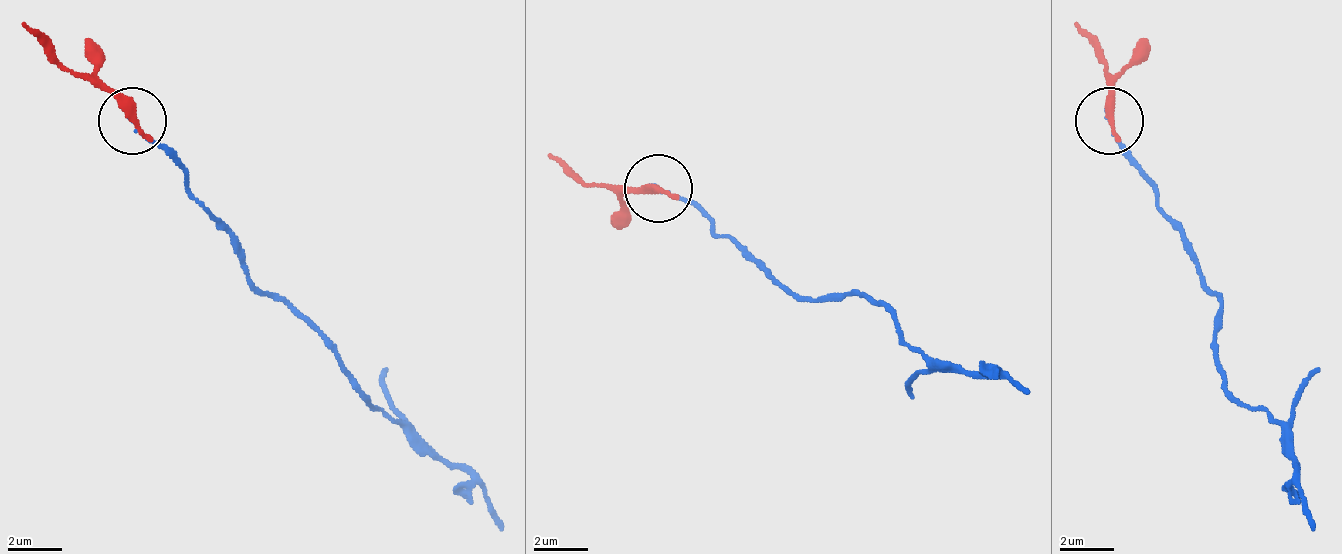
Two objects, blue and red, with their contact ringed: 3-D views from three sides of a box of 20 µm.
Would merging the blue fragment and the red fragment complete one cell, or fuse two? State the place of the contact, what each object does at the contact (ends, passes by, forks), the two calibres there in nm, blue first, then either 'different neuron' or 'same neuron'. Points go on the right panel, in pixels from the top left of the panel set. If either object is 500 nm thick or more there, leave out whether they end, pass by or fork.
(1109, 121) | blue ends | red ends | 50/360 nm | same neuron

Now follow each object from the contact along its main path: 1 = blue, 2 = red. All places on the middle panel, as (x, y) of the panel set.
1: (660, 190), (687, 197), (789, 292), (809, 299), (863, 292), (944, 366), (1005, 373), (1026, 393)
2: (660, 190), (578, 183), (551, 156)

